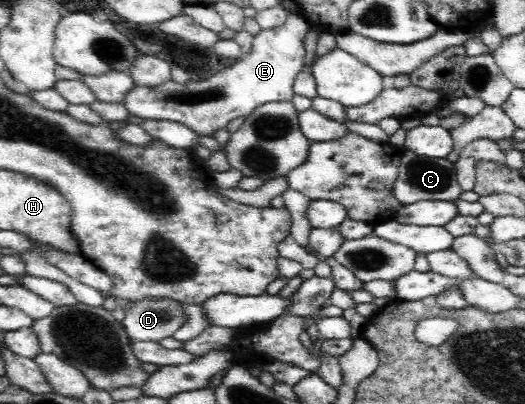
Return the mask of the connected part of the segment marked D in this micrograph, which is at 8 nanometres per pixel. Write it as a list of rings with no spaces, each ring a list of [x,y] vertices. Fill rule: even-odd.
[[[160,296],[125,304],[124,325],[132,342],[159,341],[173,337],[188,320],[182,302]]]

